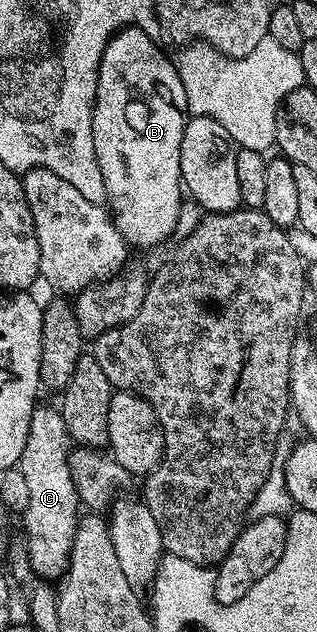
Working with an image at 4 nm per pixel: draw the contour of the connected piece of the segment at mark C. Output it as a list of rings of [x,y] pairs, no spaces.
[[[56,405],[34,406],[19,469],[27,476],[28,489],[27,508],[23,511],[25,550],[29,553],[30,568],[41,580],[60,579],[69,568],[69,553],[79,521],[79,499],[73,483],[73,468],[69,465],[70,449],[71,439],[60,409]]]

